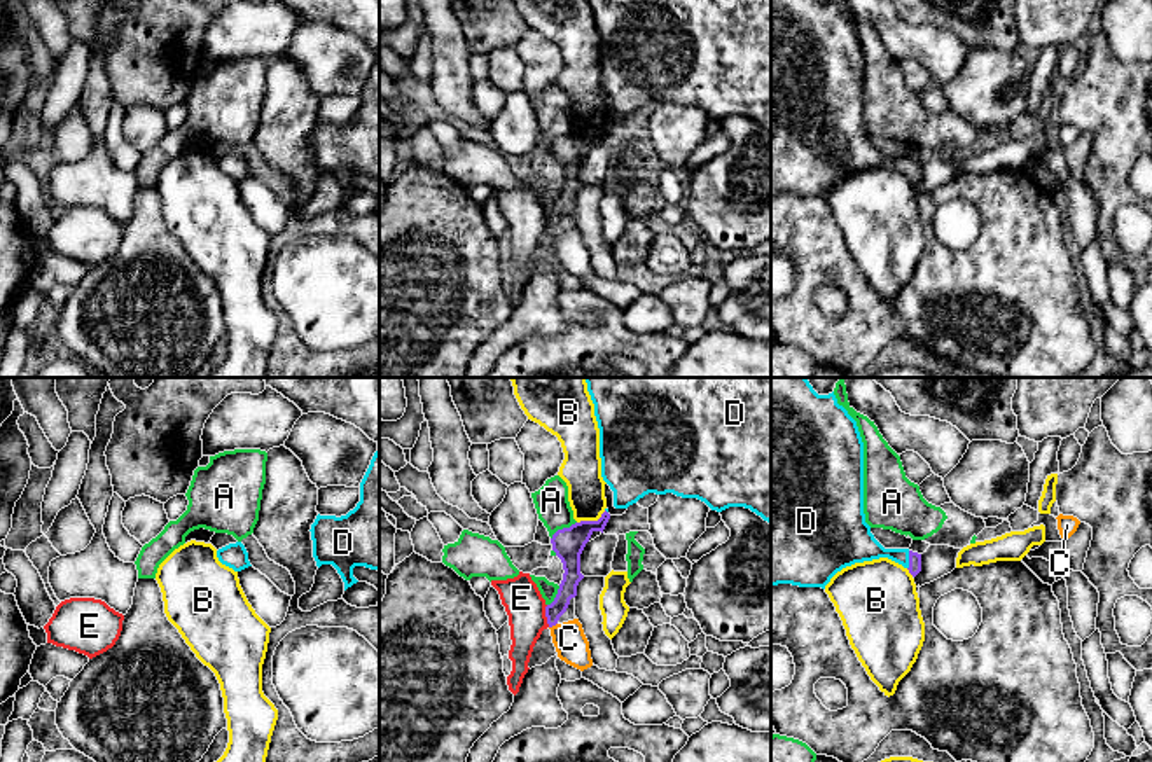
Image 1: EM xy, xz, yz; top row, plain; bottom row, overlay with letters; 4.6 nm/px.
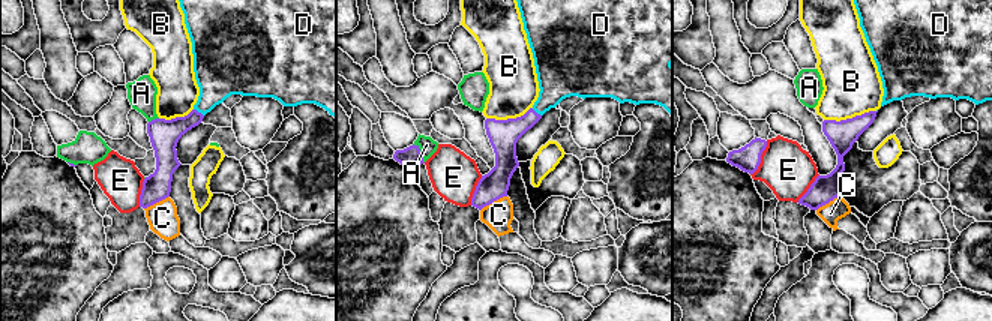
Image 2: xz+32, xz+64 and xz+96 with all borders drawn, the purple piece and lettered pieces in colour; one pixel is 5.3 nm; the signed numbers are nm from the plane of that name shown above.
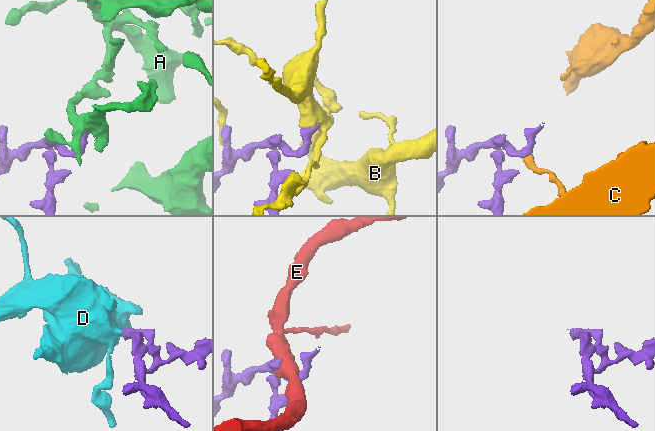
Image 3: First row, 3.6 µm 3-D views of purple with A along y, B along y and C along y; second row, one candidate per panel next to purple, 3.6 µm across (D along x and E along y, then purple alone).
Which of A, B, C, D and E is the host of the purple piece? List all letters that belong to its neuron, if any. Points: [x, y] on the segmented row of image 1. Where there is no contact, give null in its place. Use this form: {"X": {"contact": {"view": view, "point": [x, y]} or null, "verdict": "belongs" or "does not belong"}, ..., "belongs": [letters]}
{"A": {"contact": {"view": "xz", "point": [563, 528]}, "verdict": "does not belong"}, "B": {"contact": {"view": "xz", "point": [591, 521]}, "verdict": "does not belong"}, "C": {"contact": {"view": "xz", "point": [553, 624]}, "verdict": "does not belong"}, "D": {"contact": {"view": "yz", "point": [909, 560]}, "verdict": "belongs"}, "E": {"contact": {"view": "xz", "point": [546, 616]}, "verdict": "does not belong"}, "belongs": ["D"]}

